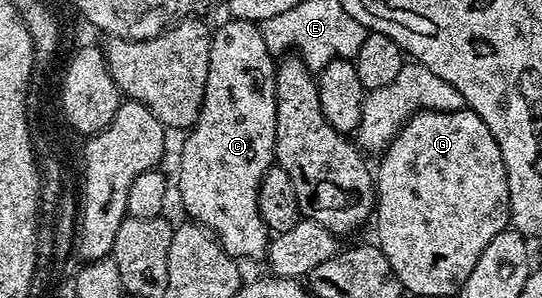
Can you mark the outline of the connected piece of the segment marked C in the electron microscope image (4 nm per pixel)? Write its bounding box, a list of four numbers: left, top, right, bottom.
[177,16,277,260]

